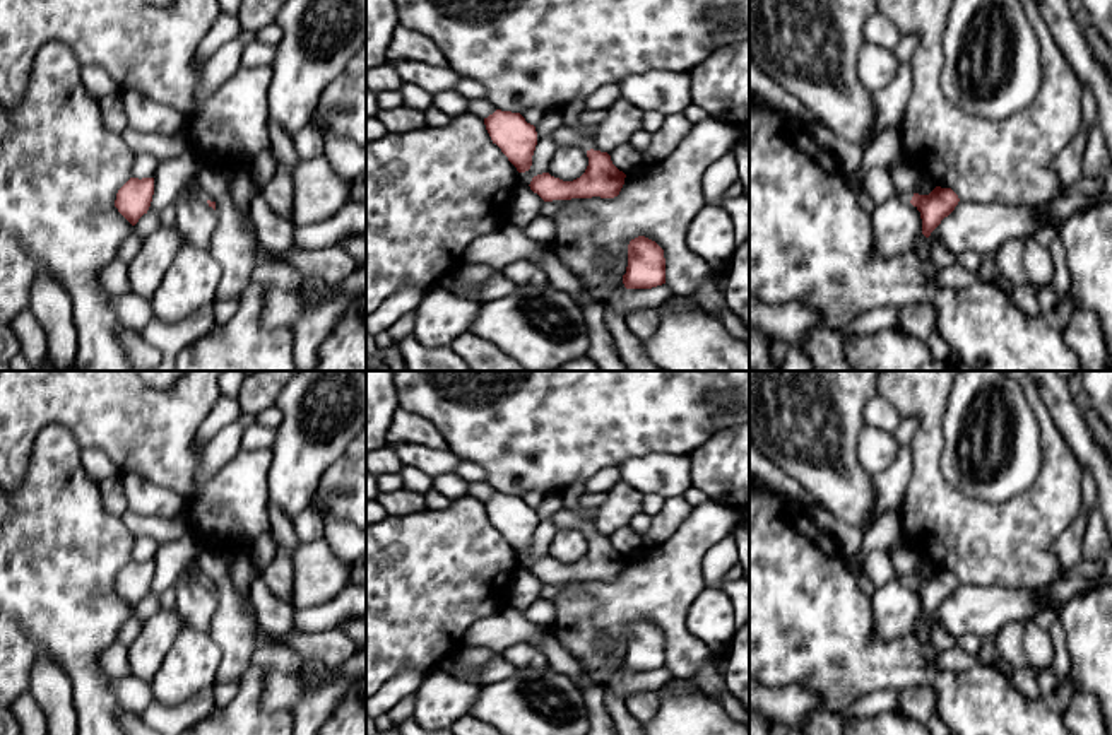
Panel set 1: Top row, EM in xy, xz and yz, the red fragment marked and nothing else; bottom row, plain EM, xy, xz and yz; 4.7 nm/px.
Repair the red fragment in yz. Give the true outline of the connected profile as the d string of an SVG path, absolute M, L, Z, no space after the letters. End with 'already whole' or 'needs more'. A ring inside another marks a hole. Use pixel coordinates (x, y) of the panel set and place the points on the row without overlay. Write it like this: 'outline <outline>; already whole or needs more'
outline M936 569L929 578L919 578L914 574L896 578L903 586L914 588L920 595L922 617L926 620L948 600L960 581L951 571Z; needs more

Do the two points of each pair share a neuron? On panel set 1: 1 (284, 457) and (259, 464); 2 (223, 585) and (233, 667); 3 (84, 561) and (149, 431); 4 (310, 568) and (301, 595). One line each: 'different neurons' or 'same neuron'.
1: different neurons
2: same neuron
3: different neurons
4: same neuron

